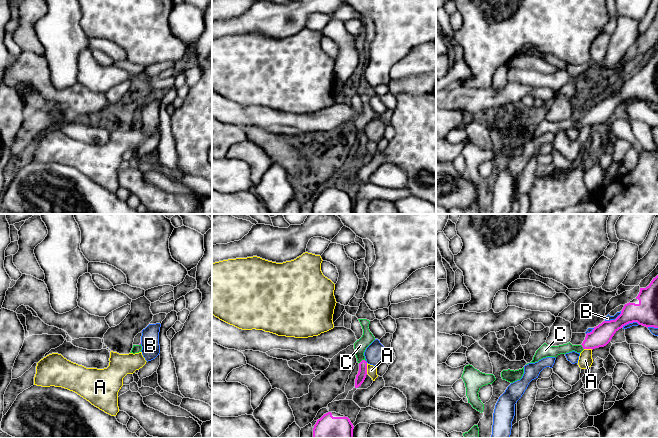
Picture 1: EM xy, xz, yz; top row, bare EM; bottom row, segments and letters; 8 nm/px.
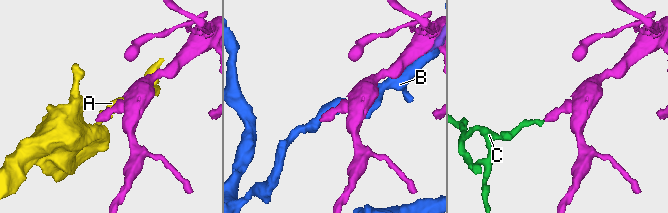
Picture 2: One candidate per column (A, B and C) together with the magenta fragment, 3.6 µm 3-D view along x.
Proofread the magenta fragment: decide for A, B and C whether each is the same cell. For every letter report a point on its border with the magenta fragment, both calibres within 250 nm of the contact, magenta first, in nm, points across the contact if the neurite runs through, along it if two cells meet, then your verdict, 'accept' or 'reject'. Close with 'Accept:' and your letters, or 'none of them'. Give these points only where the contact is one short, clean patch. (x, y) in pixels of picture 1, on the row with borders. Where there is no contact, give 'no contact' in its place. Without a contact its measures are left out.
A: xz (366, 368) | 80/80 nm | along xz (366, 363), (367, 373) | reject
B: yz (613, 320) | 180/50 nm | reject
C: xz (362, 360) | 80/100 nm | across xz (360, 377), (362, 373), (362, 360), (360, 345), (367, 338) | accept
Accept: C

